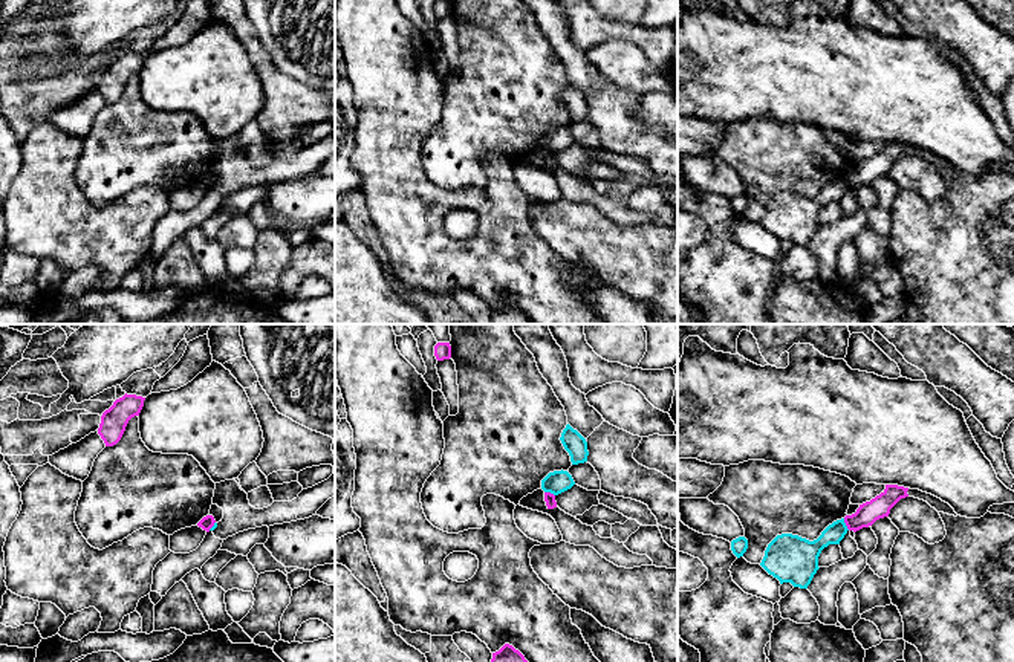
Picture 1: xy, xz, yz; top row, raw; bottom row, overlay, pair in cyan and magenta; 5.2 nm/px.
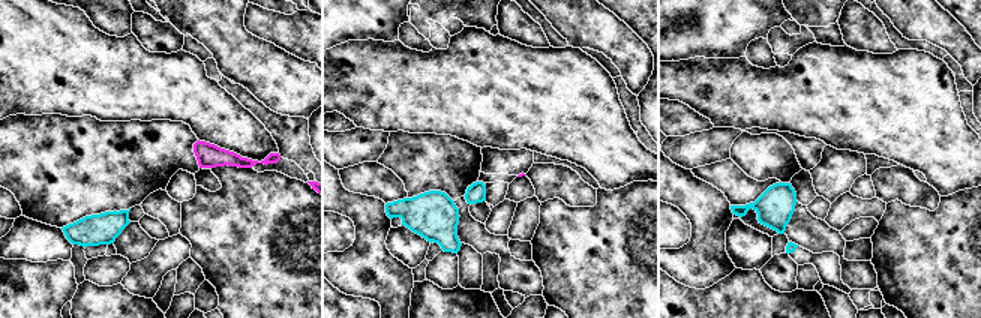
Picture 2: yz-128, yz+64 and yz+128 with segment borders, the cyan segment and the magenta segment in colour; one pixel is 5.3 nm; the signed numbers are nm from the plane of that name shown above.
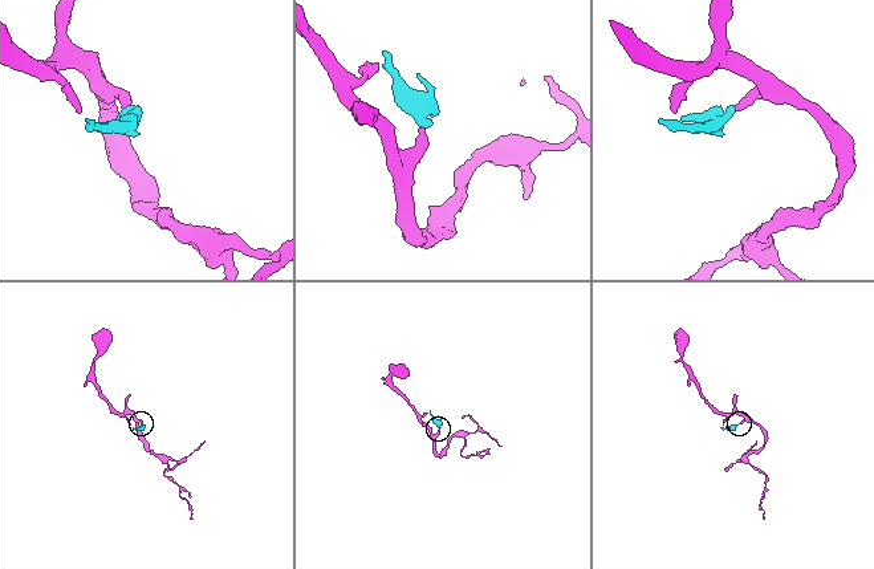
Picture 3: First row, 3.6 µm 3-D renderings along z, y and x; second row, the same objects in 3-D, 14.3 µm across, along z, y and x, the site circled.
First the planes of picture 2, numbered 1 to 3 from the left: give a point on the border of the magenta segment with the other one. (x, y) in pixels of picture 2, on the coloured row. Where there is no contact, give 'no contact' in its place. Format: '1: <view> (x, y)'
1: no contact
2: no contact
3: no contact

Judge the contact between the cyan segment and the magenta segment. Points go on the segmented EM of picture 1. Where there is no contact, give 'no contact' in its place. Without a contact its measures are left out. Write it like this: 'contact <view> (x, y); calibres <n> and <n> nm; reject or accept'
contact yz (844, 525); calibres 130 and 120 nm; reject

